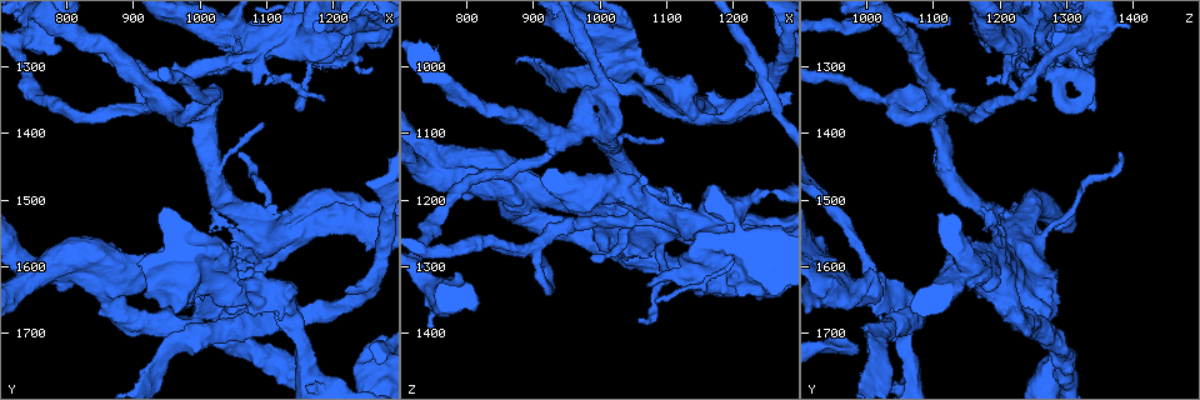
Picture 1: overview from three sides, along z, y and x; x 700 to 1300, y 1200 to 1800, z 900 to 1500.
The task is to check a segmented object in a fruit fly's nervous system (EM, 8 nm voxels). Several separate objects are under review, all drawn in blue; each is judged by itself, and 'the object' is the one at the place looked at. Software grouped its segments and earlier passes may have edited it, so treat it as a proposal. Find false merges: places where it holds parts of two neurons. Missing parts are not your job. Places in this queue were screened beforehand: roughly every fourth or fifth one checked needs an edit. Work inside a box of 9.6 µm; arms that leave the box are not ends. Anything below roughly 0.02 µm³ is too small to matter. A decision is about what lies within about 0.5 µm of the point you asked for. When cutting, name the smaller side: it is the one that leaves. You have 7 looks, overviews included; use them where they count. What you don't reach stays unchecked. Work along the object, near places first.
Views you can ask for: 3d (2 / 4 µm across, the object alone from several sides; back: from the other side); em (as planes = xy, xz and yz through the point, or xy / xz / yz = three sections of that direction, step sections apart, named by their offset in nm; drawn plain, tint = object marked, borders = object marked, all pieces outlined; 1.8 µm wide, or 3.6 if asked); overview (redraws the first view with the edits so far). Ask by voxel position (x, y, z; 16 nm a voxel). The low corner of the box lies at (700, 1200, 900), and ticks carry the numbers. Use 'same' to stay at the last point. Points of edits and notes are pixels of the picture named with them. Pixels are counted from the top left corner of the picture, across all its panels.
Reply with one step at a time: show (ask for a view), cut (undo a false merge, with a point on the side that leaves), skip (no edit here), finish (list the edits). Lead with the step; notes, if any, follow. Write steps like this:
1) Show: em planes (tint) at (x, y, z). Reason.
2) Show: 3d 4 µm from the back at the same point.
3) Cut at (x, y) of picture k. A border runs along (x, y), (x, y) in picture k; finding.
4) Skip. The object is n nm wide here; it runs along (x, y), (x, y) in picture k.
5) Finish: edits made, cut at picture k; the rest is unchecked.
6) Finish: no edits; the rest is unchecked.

Show: em 3.6 µm yz step 16 (tint) at (765, 1610, 1150). A fork.

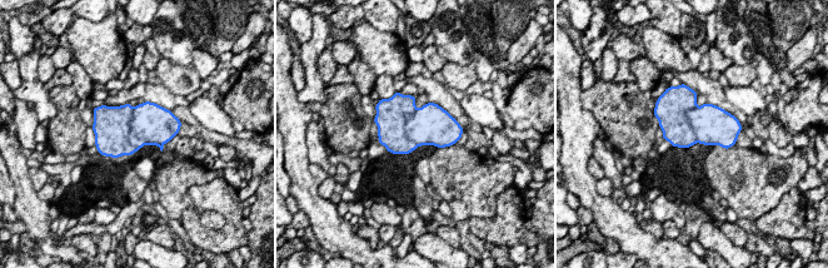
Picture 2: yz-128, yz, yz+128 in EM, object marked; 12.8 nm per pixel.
Show: em 3.6 µm planes (tint) at the same point. Another direction.

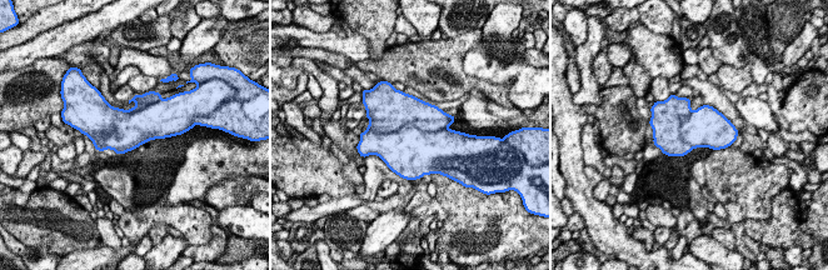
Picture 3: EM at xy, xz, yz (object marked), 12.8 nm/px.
Cut at (409, 141) of picture 3. The object is 550 nm wide here; a second neuron is stuck on.

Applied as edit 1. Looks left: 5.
Show: overview. See it whole again.

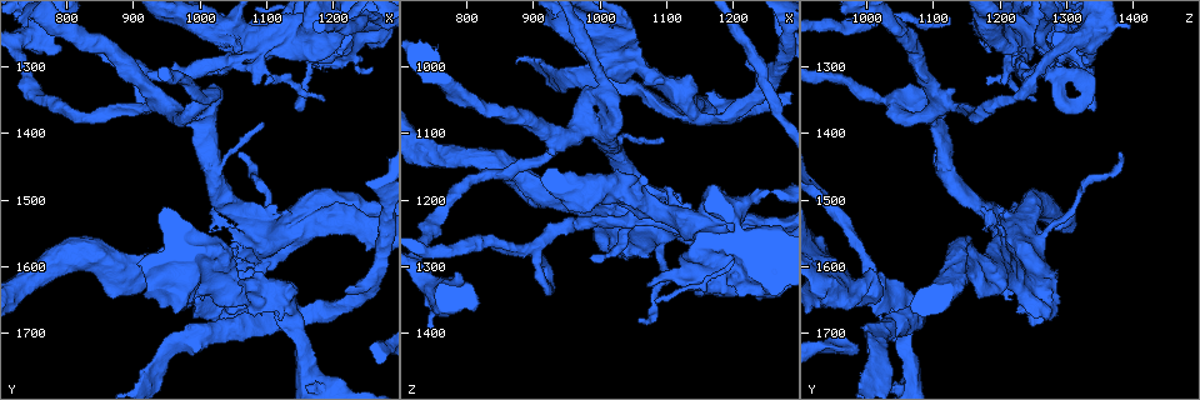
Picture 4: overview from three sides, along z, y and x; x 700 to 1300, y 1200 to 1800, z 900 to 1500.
Show: 3d 2 µm at (995, 1615, 1225). Touches itself.

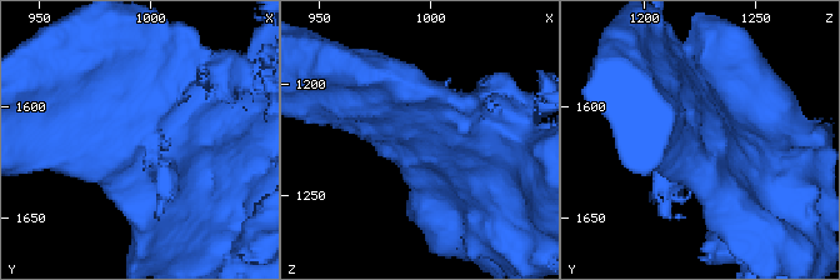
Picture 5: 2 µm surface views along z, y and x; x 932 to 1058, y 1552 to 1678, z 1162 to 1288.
Show: em planes (tint) at (999, 1616, 1223). Shape alone is not enough.

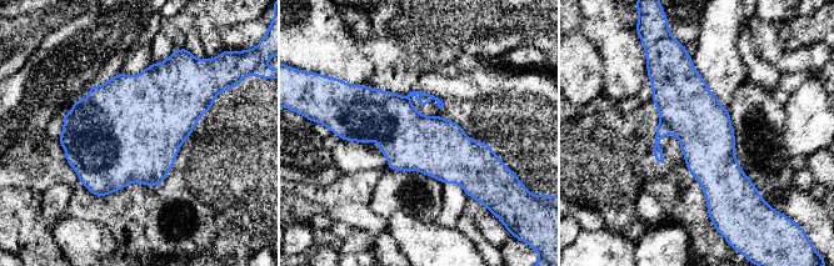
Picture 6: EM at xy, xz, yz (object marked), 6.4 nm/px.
Skip. It runs along (685, 63), (713, 210) in picture 6; continuous, no second neuron.

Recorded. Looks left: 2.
Show: em planes (tint) at (1140, 1670, 1055). Sudden change in width.

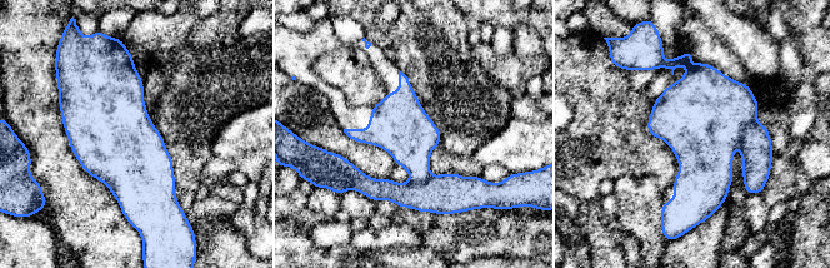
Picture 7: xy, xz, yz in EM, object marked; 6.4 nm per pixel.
Cut at (756, 150) of picture 7. A border runs along (755, 119), (745, 127), (740, 142) in picture 7; a second neuron is stuck on.

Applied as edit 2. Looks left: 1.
Finish: edits made, cut at picture 3, cut at picture 7; the rest is unchecked.

